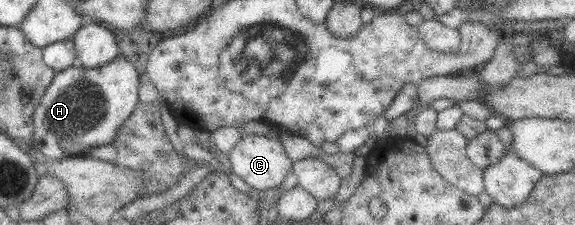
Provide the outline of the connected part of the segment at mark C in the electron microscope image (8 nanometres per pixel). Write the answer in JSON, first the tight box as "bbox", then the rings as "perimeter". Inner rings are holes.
{"bbox":[226,134,292,194],"perimeter":[[[248,134],[241,136],[226,153],[232,172],[249,187],[261,194],[265,189],[277,188],[290,173],[292,162],[287,158],[276,137]]]}

